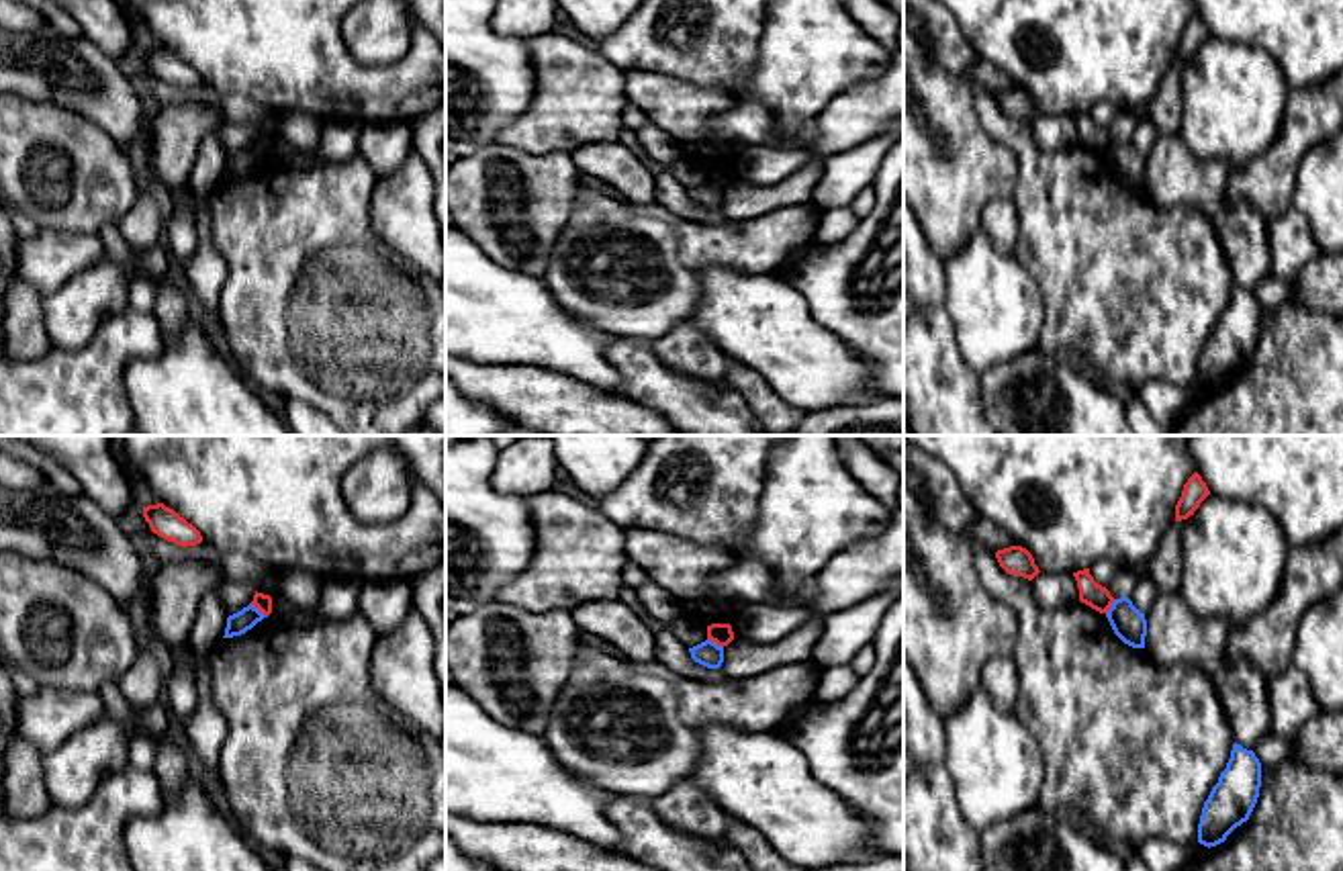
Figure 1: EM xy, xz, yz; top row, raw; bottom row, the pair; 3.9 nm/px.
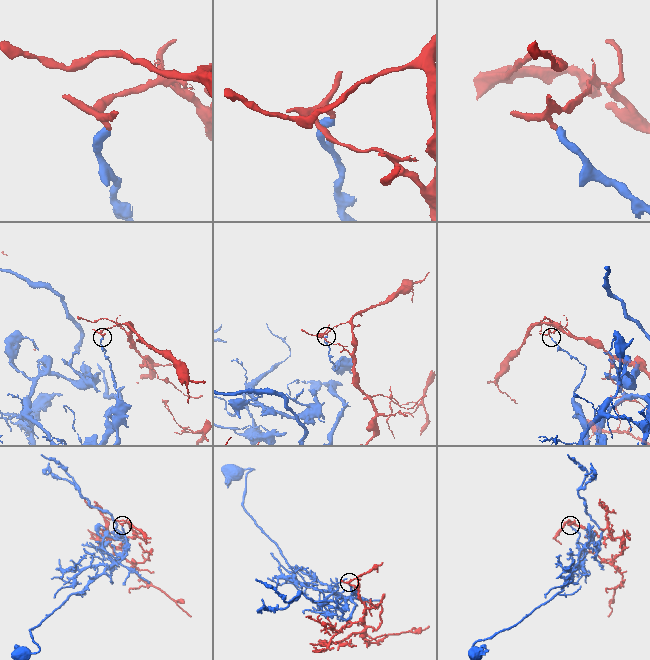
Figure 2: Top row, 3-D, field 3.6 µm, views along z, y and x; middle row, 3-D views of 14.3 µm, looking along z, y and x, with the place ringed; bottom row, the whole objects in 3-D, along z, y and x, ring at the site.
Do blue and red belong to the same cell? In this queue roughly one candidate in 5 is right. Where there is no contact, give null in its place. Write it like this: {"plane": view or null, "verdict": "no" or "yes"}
{"plane": "xy", "verdict": "no"}

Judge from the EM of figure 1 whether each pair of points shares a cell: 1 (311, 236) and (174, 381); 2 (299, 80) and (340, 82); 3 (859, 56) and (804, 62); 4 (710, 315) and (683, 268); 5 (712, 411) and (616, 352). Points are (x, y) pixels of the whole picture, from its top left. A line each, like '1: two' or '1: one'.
1: two
2: one
3: one
4: two
5: one

